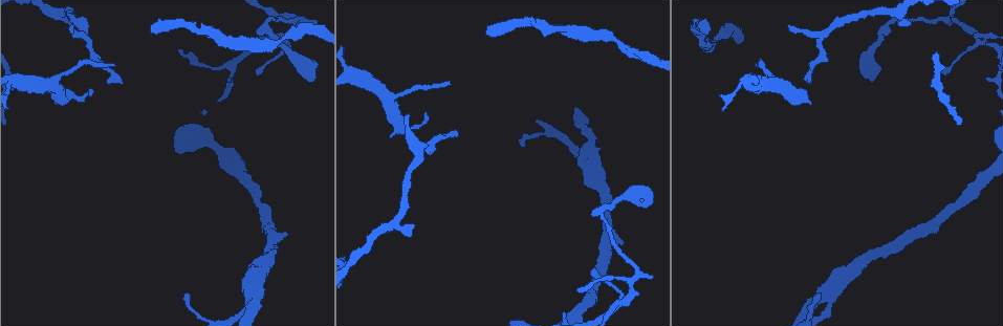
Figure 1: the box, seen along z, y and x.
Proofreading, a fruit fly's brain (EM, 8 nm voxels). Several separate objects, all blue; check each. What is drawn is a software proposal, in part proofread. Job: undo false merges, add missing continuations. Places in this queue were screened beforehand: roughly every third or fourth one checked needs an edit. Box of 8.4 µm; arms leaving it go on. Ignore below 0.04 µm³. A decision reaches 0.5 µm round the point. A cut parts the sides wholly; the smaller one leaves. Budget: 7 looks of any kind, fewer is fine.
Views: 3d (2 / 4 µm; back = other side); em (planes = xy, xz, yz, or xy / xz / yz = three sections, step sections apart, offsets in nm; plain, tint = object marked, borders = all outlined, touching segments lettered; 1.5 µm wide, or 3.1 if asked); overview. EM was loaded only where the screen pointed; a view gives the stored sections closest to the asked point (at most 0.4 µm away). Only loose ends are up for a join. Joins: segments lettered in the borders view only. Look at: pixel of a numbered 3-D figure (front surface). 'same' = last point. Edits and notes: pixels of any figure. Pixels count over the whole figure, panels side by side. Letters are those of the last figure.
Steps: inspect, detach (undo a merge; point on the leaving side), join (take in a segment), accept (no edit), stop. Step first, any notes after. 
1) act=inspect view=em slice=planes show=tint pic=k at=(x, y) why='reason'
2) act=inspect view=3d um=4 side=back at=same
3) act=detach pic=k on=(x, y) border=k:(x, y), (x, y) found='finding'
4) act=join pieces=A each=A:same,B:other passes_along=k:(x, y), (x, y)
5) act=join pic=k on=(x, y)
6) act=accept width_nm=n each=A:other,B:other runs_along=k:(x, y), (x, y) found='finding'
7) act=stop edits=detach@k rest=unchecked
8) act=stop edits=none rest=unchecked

act=inspect view=3d um=2 pic=1 at=(392, 118) why='thick turns thin'

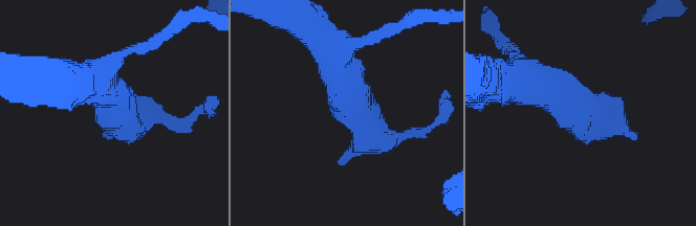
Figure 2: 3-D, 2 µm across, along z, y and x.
act=inspect view=em slice=planes show=borders pic=2 at=(114, 115)

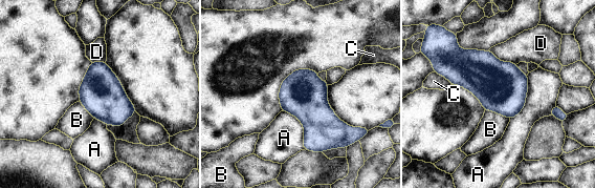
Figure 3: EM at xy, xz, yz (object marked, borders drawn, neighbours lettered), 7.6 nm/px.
act=accept width_nm=340 longest_contact=A:380nm each=A:other,B:other,C:other,D:other found='continuous, no second cell'

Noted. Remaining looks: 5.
act=inspect view=3d um=2 pic=1 at=(910, 25) why='an open end'

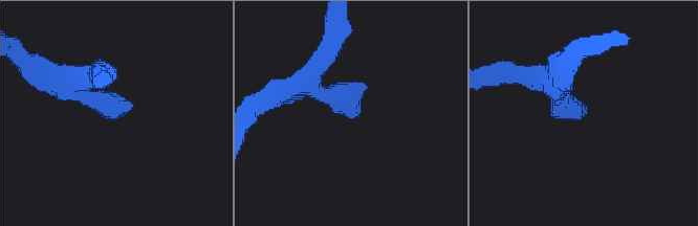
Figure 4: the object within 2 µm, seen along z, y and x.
act=inspect view=em slice=planes show=plain pic=4 at=(348, 118) why='shape alone is not enough'

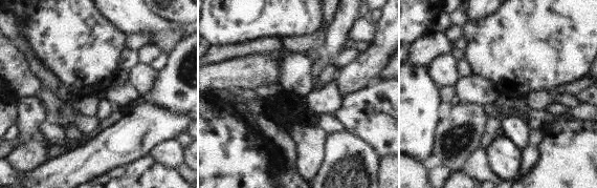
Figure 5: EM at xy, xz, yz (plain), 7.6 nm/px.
act=inspect view=em slice=planes show=borders at=same why='see the neighbours'

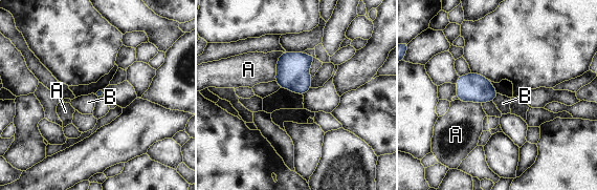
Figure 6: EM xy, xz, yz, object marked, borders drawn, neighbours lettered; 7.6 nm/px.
act=accept each=A:other,B:other border=6:(498, 93), (492, 100) found='none of them fits'

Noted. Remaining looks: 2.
act=inspect view=em slice=xz step=8 show=borders pic=1 at=(615, 40) why='narrows sharply'

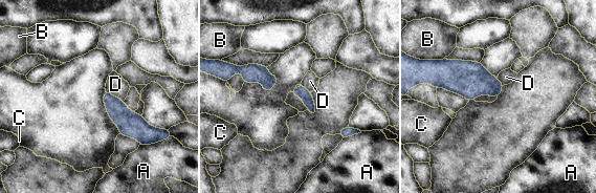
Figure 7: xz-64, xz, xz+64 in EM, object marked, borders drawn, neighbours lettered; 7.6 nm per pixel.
act=accept each=A:other,B:other,C:other,D:other border=7:(106, 90), (123, 101) found='continuous, no second cell'

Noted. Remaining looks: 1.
act=stop edits=none rest=unchecked

